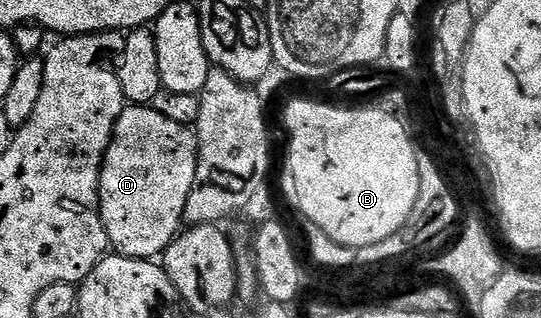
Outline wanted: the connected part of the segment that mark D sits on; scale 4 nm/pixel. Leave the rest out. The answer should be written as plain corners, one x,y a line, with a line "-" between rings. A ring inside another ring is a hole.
151,105
126,106
115,125
101,166
101,216
110,248
116,254
132,259
153,261
164,256
182,230
187,197
191,193
191,185
195,185
196,168
197,136
190,128
167,121
167,117

